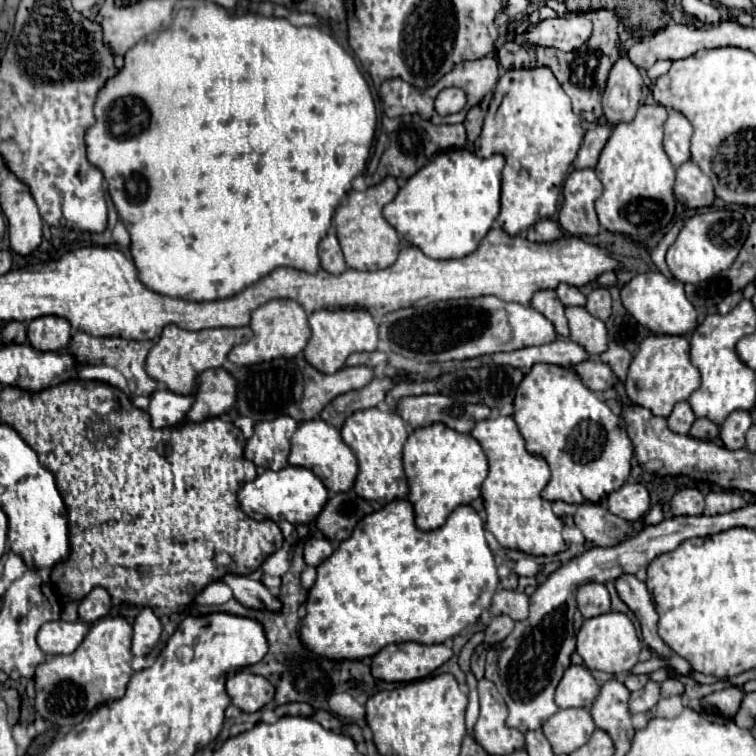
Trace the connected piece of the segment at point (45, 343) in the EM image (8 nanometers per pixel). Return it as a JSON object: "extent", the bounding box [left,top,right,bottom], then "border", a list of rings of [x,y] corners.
{"extent":[28,315,72,351],"border":[[[46,315],[28,323],[28,339],[38,351],[60,351],[66,349],[72,339],[70,329],[64,317]]]}

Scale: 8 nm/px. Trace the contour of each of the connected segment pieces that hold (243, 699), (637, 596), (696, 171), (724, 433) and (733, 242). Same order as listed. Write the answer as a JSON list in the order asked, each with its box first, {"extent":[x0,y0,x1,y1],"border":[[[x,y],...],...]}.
[{"extent":[226,669,274,713],"border":[[[242,669],[226,681],[226,693],[232,705],[246,713],[254,713],[272,701],[274,687],[264,677]]]},{"extent":[616,573,670,657],"border":[[[622,573],[616,581],[616,591],[620,595],[620,599],[634,611],[634,615],[640,621],[642,627],[642,637],[648,643],[648,647],[660,655],[660,657],[670,657],[668,645],[660,639],[660,635],[656,633],[658,629],[658,613],[652,601],[652,595],[646,589],[646,583],[640,581],[636,575],[630,573]]]},{"extent":[674,161,716,209],"border":[[[688,161],[676,169],[674,195],[682,205],[686,205],[690,209],[710,207],[716,199],[712,181],[692,161]]]},{"extent":[720,411,752,449],"border":[[[732,411],[726,421],[720,425],[720,437],[728,449],[742,449],[744,447],[744,437],[746,431],[752,425],[752,415],[750,411]]]},{"extent":[666,211,748,283],"border":[[[706,211],[692,215],[684,221],[674,245],[666,253],[666,263],[670,273],[682,283],[698,283],[726,271],[738,257],[740,247],[748,237],[748,223],[740,211]]]}]

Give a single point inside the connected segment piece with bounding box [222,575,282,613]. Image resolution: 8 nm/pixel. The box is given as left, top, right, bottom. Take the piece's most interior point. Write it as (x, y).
(254, 594)

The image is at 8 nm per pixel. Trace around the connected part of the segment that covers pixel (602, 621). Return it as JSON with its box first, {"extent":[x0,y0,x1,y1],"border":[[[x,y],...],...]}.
{"extent":[576,611,642,673],"border":[[[610,611],[598,617],[586,619],[578,633],[576,651],[580,653],[588,669],[598,669],[598,671],[608,671],[608,673],[628,673],[638,663],[640,649],[642,649],[642,643],[636,635],[634,623],[624,613]]]}

